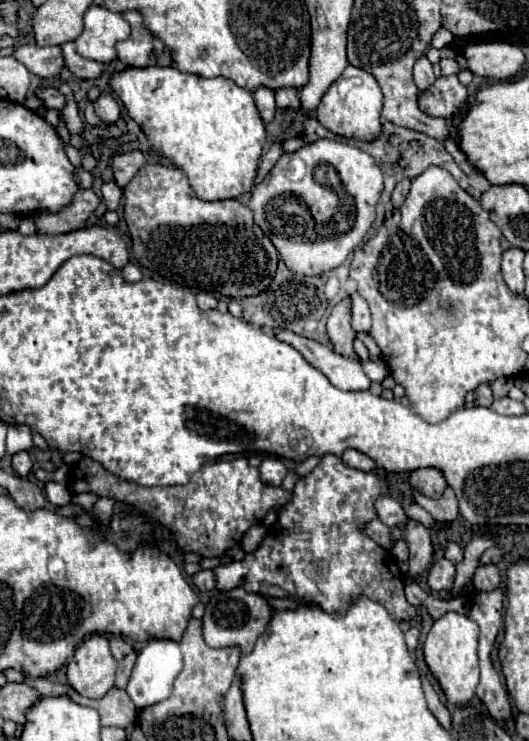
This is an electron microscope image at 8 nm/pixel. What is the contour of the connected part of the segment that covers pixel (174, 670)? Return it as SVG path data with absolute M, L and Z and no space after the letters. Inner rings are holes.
M151 639L137 657L137 663L133 667L129 685L127 685L127 695L131 697L131 701L135 703L137 709L145 709L153 703L159 703L163 699L167 699L171 695L173 689L173 681L179 675L183 667L183 655L181 655L181 647L177 641L171 639Z

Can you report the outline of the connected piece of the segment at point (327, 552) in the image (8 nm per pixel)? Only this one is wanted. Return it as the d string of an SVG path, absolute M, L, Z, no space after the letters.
M325 455L309 475L297 481L291 503L279 511L279 523L269 527L261 547L243 561L213 569L217 589L243 587L247 593L317 603L327 613L359 597L371 597L391 613L395 623L415 619L417 609L405 599L405 581L395 555L363 533L363 525L377 517L373 501L385 495L385 489L387 483L377 473L351 469L339 457Z

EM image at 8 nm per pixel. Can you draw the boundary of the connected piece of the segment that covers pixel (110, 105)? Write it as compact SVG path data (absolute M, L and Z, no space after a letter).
M101 93L99 99L95 101L95 113L107 123L113 125L121 117L121 107L119 103L111 97L111 93Z

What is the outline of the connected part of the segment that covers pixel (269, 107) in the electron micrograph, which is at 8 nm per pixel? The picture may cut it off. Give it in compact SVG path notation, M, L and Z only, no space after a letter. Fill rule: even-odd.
M257 87L253 97L255 97L257 109L261 113L261 119L263 121L271 121L273 115L275 115L275 97L273 97L273 91L269 87Z

